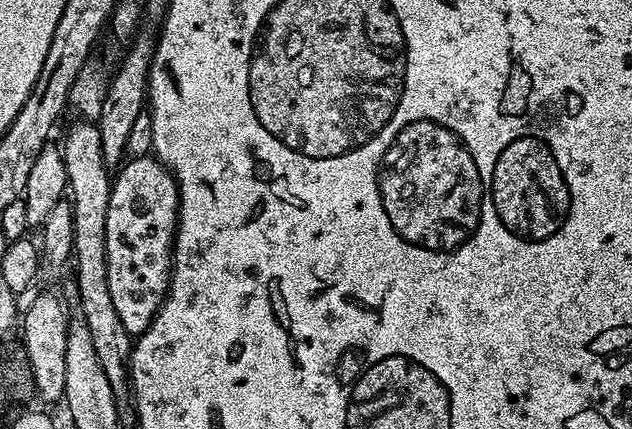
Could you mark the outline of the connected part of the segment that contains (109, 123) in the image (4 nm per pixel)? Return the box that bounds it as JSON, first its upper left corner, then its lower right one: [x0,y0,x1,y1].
[98,31,157,166]

